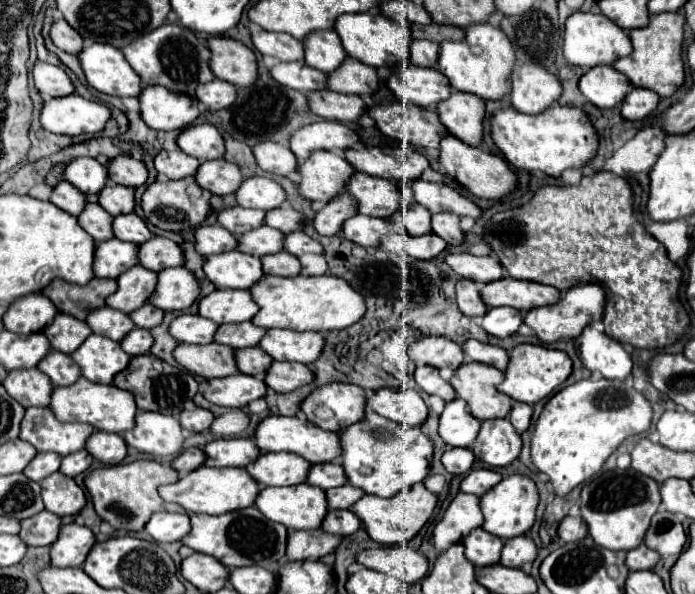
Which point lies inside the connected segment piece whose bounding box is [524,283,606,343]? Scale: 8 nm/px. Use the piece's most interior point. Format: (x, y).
(581, 305)

